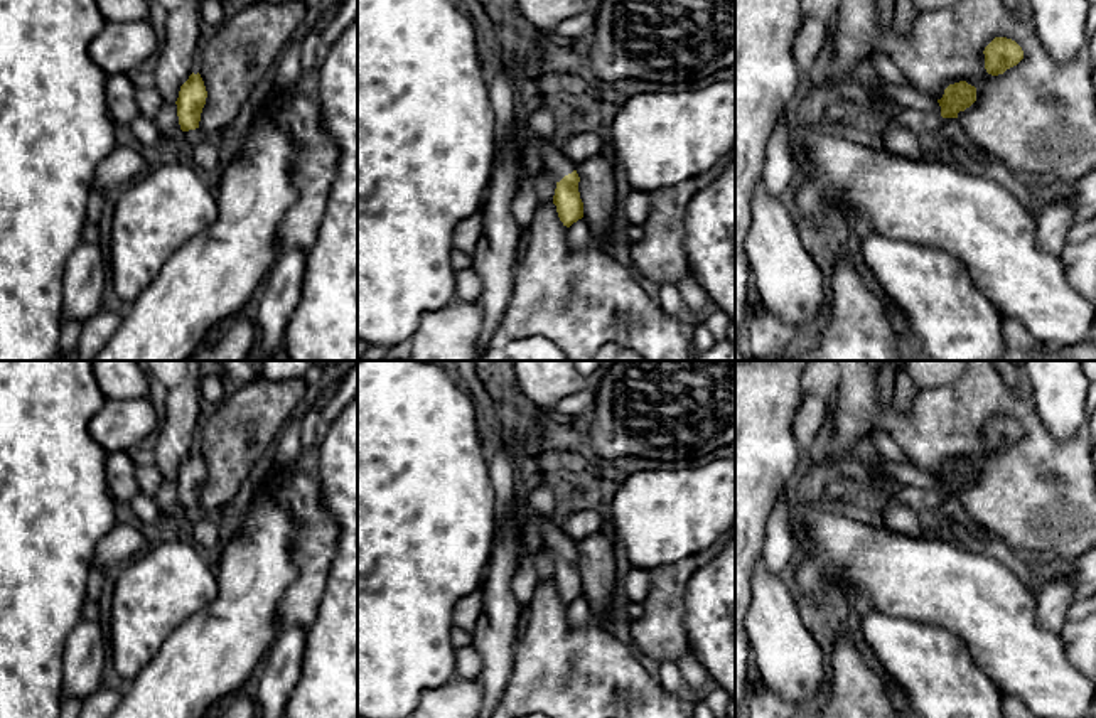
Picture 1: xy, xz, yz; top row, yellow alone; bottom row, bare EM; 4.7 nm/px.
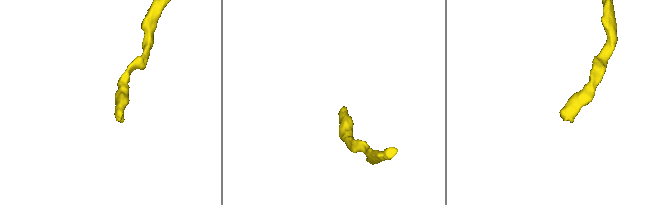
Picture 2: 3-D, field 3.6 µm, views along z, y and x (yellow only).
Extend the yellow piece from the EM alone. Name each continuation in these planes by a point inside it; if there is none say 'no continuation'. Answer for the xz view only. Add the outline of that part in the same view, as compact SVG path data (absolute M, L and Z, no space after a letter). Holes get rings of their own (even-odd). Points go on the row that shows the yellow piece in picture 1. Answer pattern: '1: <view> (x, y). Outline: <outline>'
1: xz (552, 155). Outline: M540 138L538 147L543 169L550 170L556 182L575 170L575 163L563 155L560 145L553 138Z

